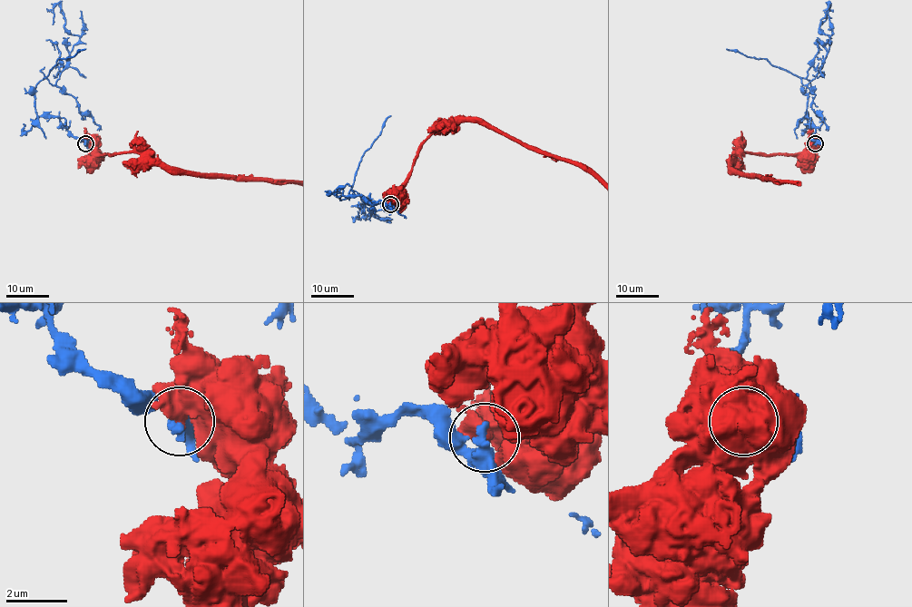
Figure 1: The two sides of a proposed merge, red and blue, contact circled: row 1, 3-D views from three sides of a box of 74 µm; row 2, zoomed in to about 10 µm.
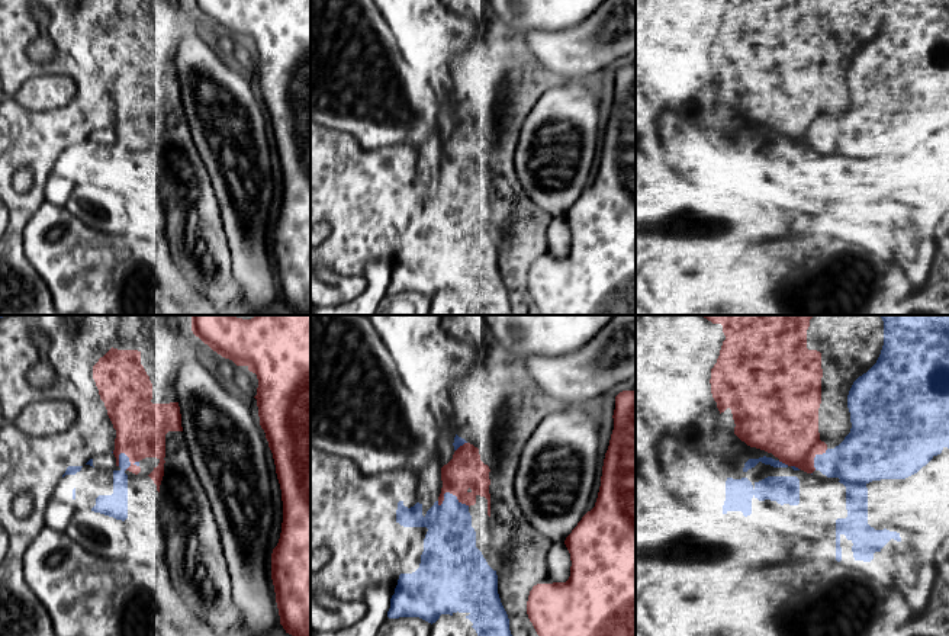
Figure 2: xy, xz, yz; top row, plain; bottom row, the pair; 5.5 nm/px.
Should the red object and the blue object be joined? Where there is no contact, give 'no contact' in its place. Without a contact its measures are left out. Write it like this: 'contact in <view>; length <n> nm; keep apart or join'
contact in xy; length 140 nm; keep apart

